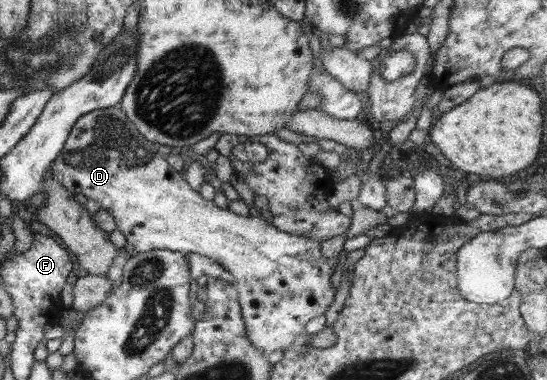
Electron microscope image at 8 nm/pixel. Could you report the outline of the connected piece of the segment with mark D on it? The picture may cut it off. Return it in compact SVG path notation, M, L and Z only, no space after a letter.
M120 104L109 108L95 109L94 111L89 111L86 115L82 115L74 124L62 153L58 155L52 163L52 176L54 176L53 178L62 187L69 189L71 193L84 195L86 199L96 201L96 203L100 205L100 210L107 211L109 215L114 218L116 229L124 234L124 237L127 239L127 244L134 247L135 253L152 251L154 249L184 252L185 254L197 253L205 255L206 257L211 257L214 261L223 265L232 277L234 277L234 281L232 281L231 284L240 291L239 302L241 303L241 314L246 326L247 338L250 340L250 343L252 343L256 349L261 349L266 356L269 356L277 349L284 351L287 347L293 345L295 341L303 337L306 333L304 327L306 327L306 323L308 323L310 319L324 314L328 307L332 305L335 293L330 282L330 276L333 273L332 264L334 260L323 257L318 242L314 241L312 238L304 238L304 236L299 236L298 234L289 234L280 231L277 227L274 227L269 220L266 220L262 216L240 216L234 214L231 210L228 210L228 208L220 208L216 206L213 201L202 198L199 192L194 190L188 182L186 182L185 177L180 172L176 171L176 169L173 169L165 161L164 157L158 153L158 148L160 146L160 144L148 141L138 131L138 128L128 119L126 112L122 111Z

